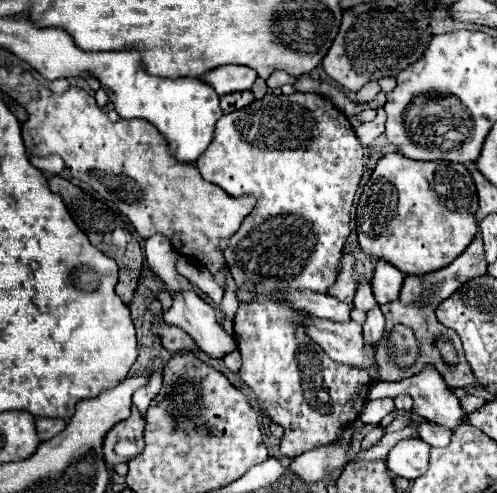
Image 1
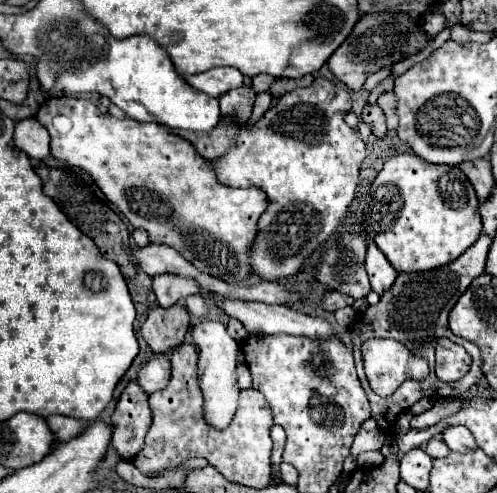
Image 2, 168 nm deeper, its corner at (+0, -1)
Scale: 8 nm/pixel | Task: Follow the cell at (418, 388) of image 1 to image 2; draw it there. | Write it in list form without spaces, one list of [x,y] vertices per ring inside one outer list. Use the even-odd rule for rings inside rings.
[[[452,426],[452,428],[448,428],[442,434],[442,440],[448,444],[448,448],[452,452],[470,452],[470,450],[478,448],[472,432],[468,428],[464,428],[464,426]]]

